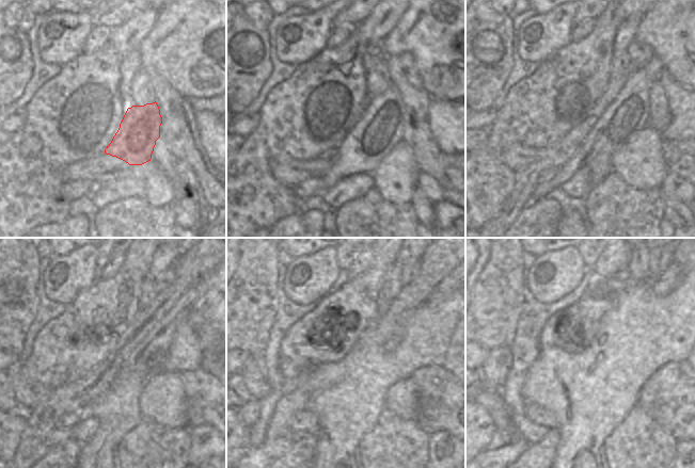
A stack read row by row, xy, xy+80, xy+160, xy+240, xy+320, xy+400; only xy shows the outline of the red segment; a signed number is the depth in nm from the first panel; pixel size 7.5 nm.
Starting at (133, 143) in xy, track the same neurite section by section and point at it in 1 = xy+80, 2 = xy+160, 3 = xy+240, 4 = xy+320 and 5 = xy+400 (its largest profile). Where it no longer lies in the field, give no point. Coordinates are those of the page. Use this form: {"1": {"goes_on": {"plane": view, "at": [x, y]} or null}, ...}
{"1": {"goes_on": {"plane": "xy+80", "at": [380, 128]}}, "2": {"goes_on": {"plane": "xy+160", "at": [628, 114]}}, "3": {"goes_on": {"plane": "xy+240", "at": [147, 357]}}, "4": {"goes_on": {"plane": "xy+320", "at": [267, 453]}}, "5": {"goes_on": {"plane": "xy+400", "at": [506, 454]}}}

